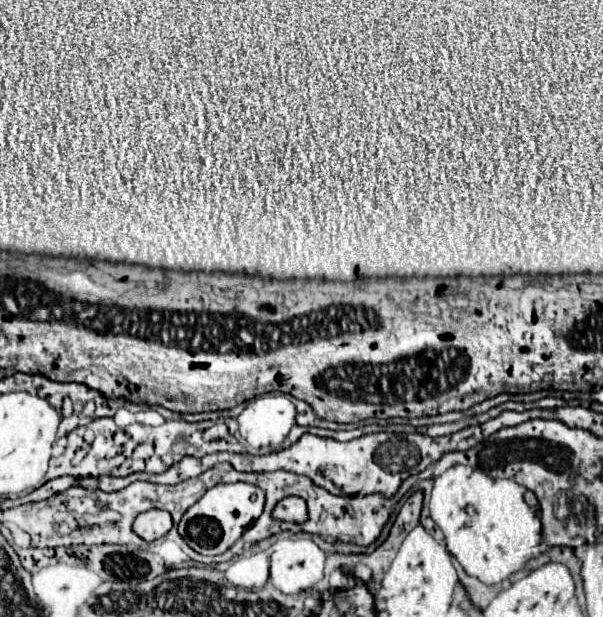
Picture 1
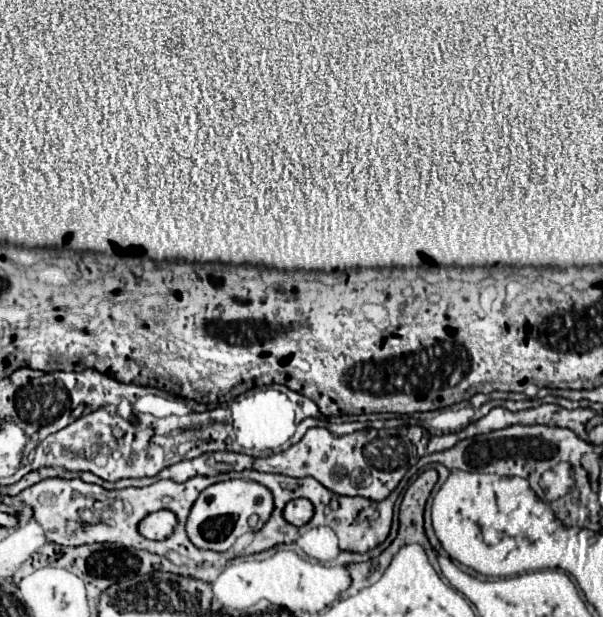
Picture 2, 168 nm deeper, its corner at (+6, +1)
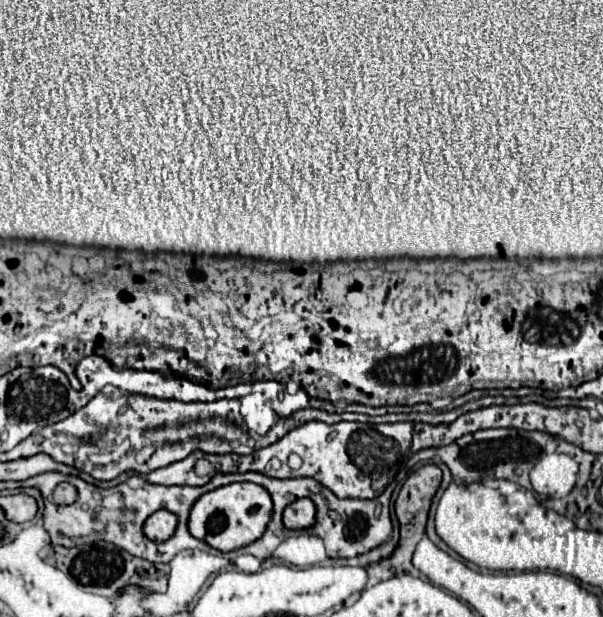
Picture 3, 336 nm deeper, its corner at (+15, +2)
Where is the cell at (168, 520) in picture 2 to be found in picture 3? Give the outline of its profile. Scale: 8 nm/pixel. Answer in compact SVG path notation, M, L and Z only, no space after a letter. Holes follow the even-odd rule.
M161 509L145 521L143 531L151 541L161 543L161 541L167 541L175 533L175 527L177 527L177 515L167 509Z

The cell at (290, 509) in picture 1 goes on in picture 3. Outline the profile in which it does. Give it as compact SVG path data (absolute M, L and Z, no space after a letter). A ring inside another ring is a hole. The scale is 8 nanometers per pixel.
M311 499L293 501L283 513L283 525L287 529L309 529L315 525L315 503Z

